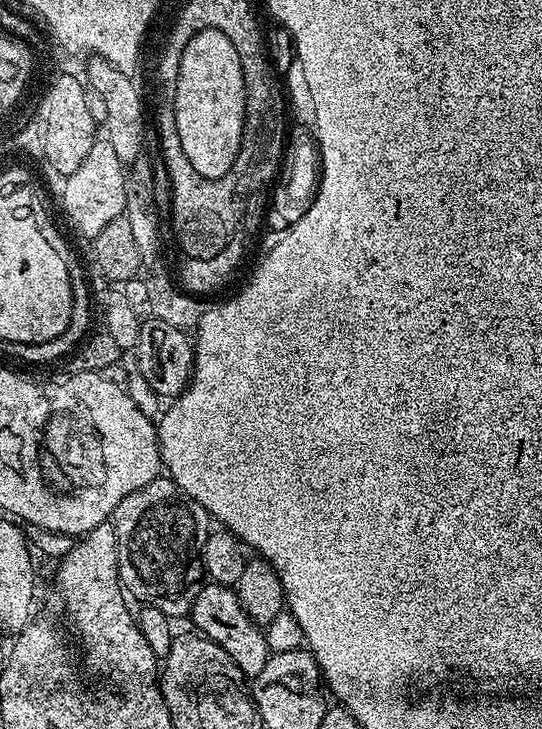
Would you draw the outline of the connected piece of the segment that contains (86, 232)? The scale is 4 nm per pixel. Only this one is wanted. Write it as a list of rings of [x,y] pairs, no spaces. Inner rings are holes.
[[[98,138],[90,151],[86,153],[82,166],[74,170],[63,181],[64,184],[64,216],[72,223],[72,228],[80,236],[91,238],[102,234],[102,230],[114,218],[125,215],[125,187],[122,180],[122,167],[118,162],[117,152],[105,138]]]

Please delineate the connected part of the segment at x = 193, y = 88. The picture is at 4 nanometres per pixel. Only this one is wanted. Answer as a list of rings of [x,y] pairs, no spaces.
[[[204,29],[182,50],[182,62],[178,66],[176,93],[174,94],[174,122],[178,124],[176,139],[180,143],[180,154],[185,155],[189,165],[206,179],[220,179],[235,164],[240,143],[244,137],[244,115],[246,114],[246,86],[242,74],[242,62],[234,50],[233,42],[218,29]]]

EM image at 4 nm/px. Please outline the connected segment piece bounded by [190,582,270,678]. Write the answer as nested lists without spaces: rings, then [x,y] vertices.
[[[205,583],[190,613],[190,621],[197,633],[208,640],[213,640],[243,670],[245,677],[255,678],[266,670],[270,655],[265,629],[253,623],[246,614],[242,602],[236,597],[235,587],[226,584]]]

